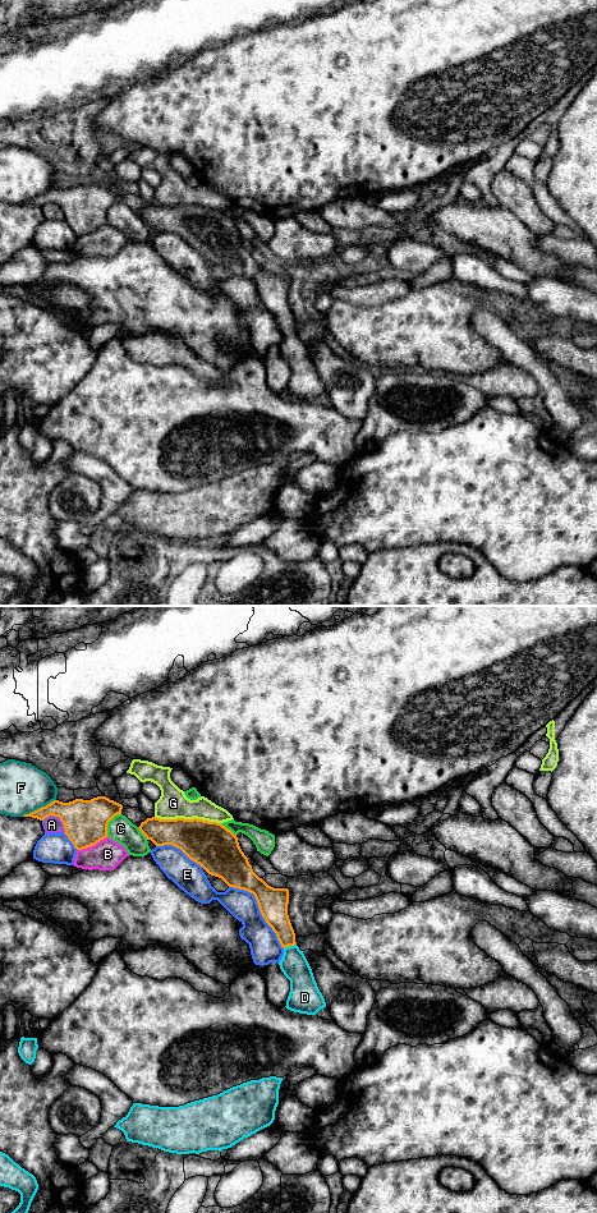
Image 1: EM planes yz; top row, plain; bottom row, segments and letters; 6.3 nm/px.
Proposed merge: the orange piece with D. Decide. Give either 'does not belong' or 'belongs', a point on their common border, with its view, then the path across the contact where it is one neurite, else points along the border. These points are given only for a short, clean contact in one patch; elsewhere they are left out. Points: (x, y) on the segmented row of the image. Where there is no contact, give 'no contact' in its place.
belongs | yz (289, 945) | across yz (274, 909), (289, 945), (294, 965)

